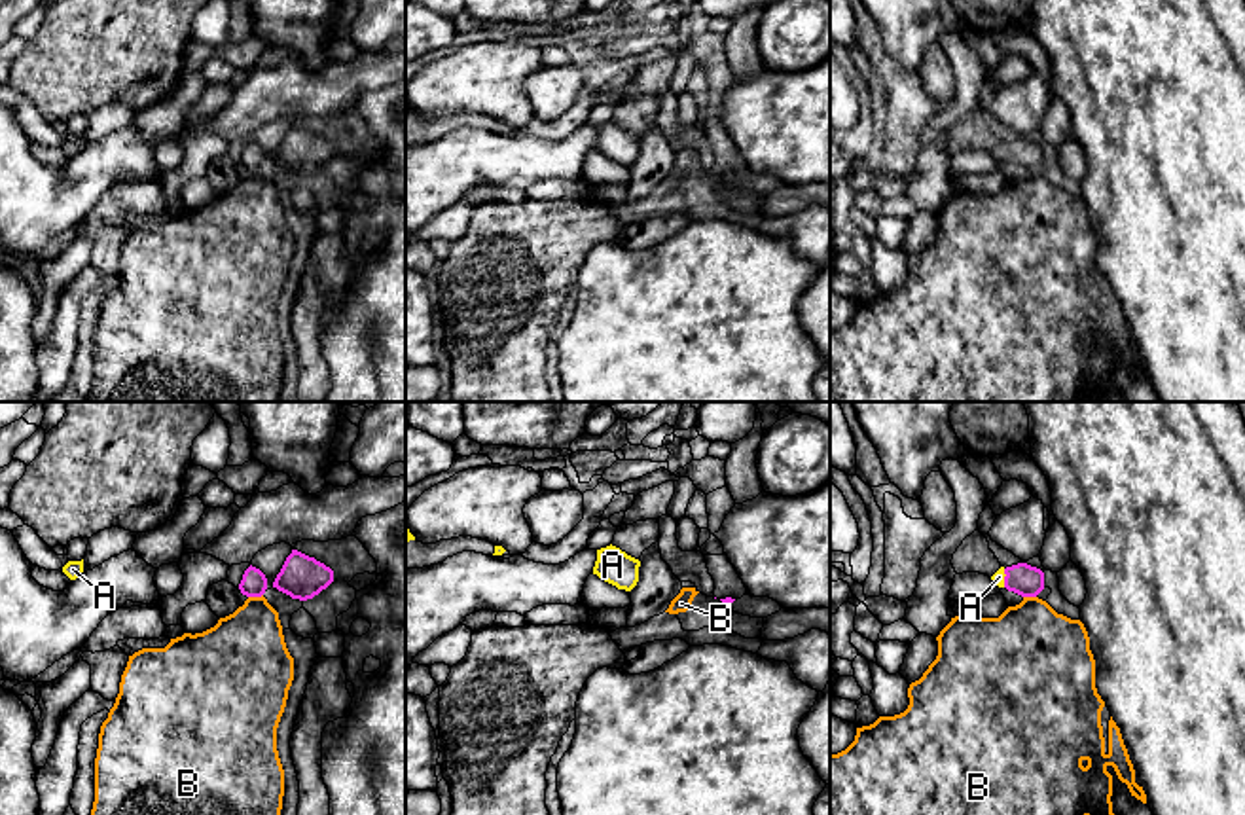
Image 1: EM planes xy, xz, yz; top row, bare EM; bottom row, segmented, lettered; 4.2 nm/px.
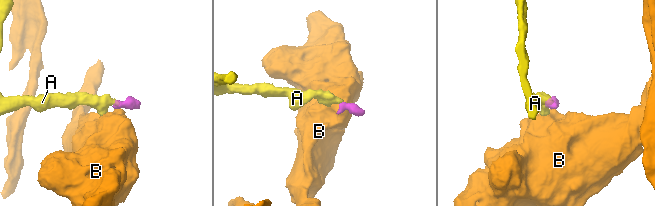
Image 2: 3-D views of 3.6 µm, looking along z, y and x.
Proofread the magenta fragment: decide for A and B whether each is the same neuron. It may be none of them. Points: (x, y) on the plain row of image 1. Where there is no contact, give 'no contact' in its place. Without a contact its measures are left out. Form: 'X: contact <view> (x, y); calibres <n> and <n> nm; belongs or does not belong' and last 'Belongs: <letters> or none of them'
A: contact yz (1005, 154); calibres 140 and 50 nm; belongs
B: contact xy (254, 171); calibres 110 and 340 nm; does not belong
Belongs: A

